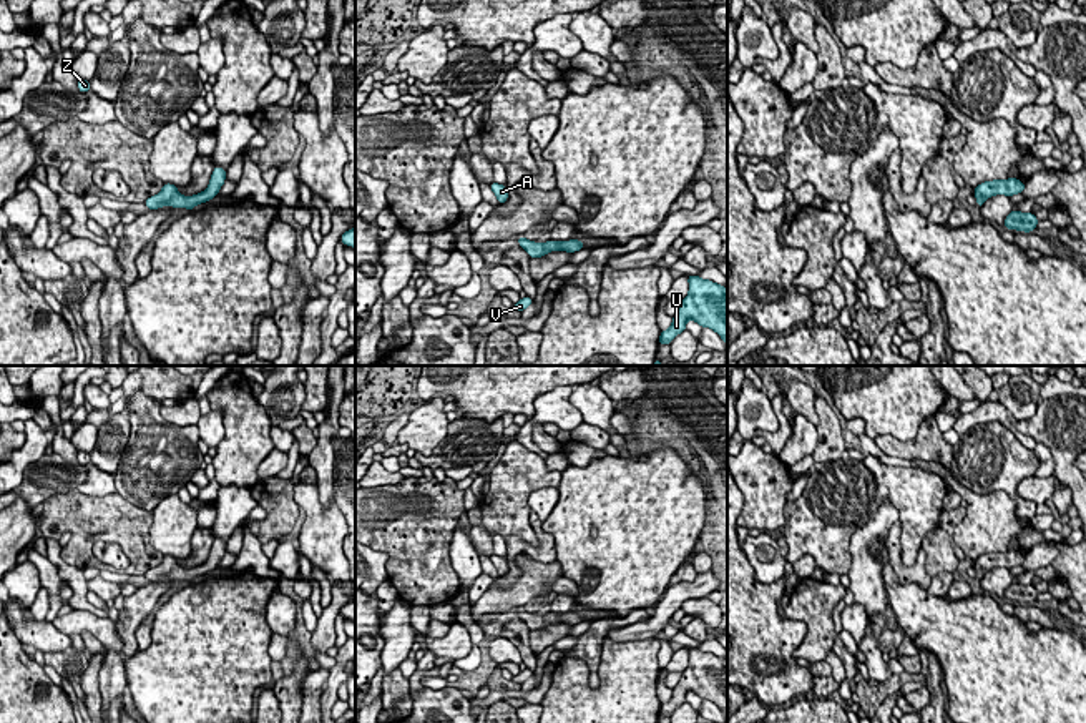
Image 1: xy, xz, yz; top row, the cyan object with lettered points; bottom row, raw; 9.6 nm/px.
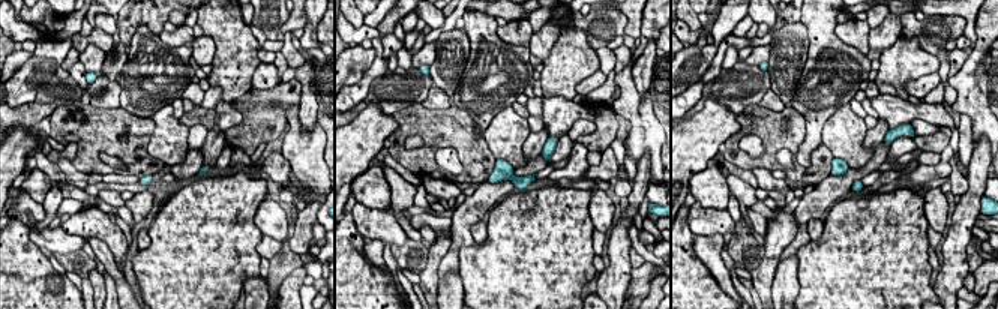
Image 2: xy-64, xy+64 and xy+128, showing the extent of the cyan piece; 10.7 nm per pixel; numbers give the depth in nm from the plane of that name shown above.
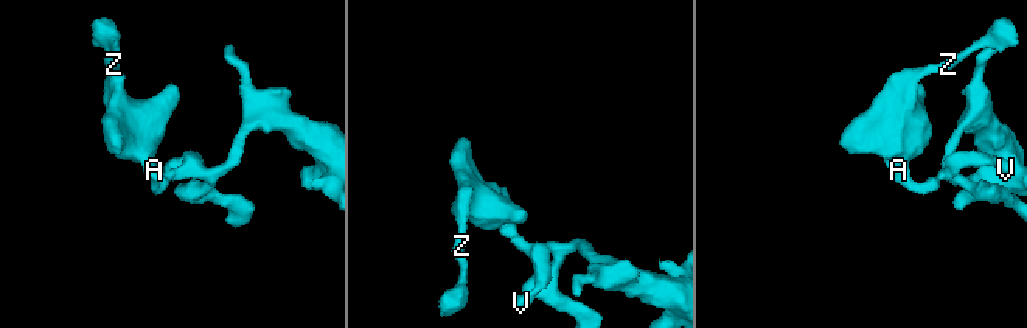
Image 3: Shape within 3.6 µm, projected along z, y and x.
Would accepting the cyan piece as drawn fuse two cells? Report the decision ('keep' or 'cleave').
keep

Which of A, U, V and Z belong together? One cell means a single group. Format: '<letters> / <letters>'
A U V Z

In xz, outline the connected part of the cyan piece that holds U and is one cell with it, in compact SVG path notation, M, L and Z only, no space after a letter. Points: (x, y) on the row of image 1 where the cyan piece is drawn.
M696 274L687 276L687 283L689 293L673 316L673 324L661 331L659 346L671 346L671 341L686 331L689 319L717 332L727 346L727 288Z

